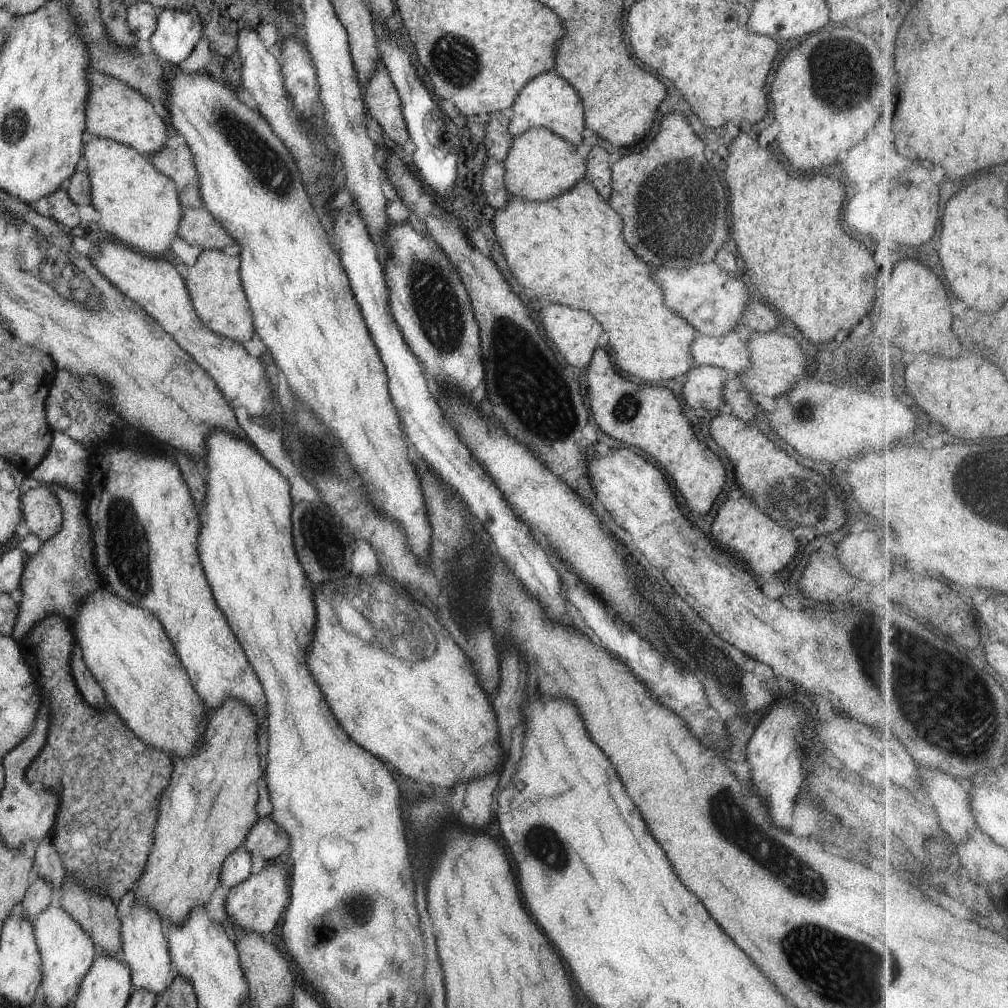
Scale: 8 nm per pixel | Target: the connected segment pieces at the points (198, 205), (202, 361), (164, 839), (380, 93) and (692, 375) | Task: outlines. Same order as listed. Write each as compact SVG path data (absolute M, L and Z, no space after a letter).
M178 143L164 145L151 157L151 163L158 172L171 178L176 185L179 201L182 207L182 218L180 219L177 236L188 244L198 246L200 250L224 250L232 246L235 240L224 230L224 227L206 210L199 193L200 178L194 166L194 157L188 146Z
M103 240L96 244L97 253L91 256L92 264L130 300L139 304L174 340L206 370L229 405L244 407L249 415L269 421L264 416L264 402L272 395L264 362L250 356L239 342L220 336L206 328L194 310L187 284L170 260L145 255L118 241Z
M227 698L215 708L205 726L205 740L195 755L181 759L172 755L174 770L159 802L154 842L147 865L131 893L137 902L148 905L162 920L183 926L195 907L204 907L217 889L223 862L245 844L246 835L258 822L258 780L262 776L258 720L248 705L237 698Z
M381 58L368 81L363 101L365 108L382 126L386 136L402 146L410 136L402 114L398 91Z
M694 366L682 379L682 396L692 408L718 410L724 403L724 383L730 377L730 373L720 367Z

